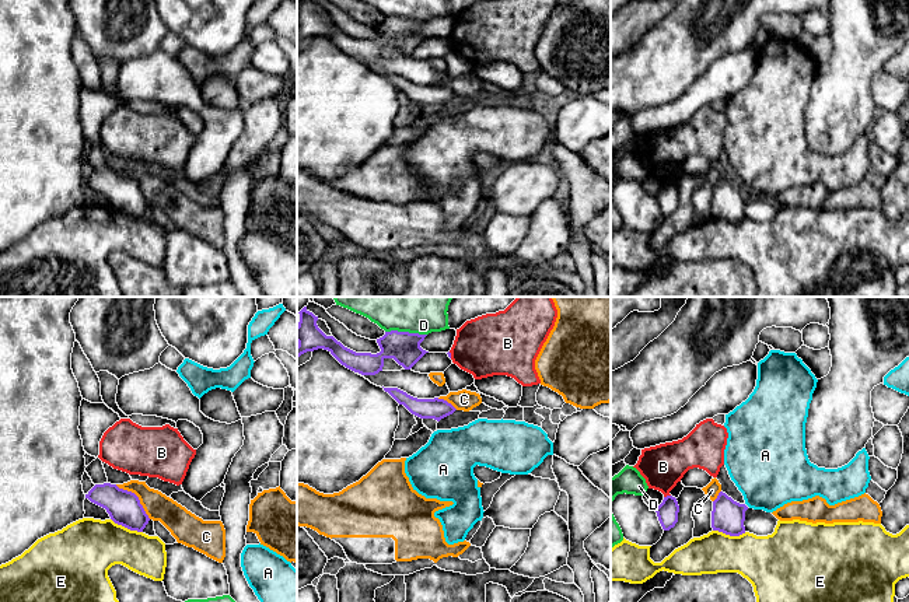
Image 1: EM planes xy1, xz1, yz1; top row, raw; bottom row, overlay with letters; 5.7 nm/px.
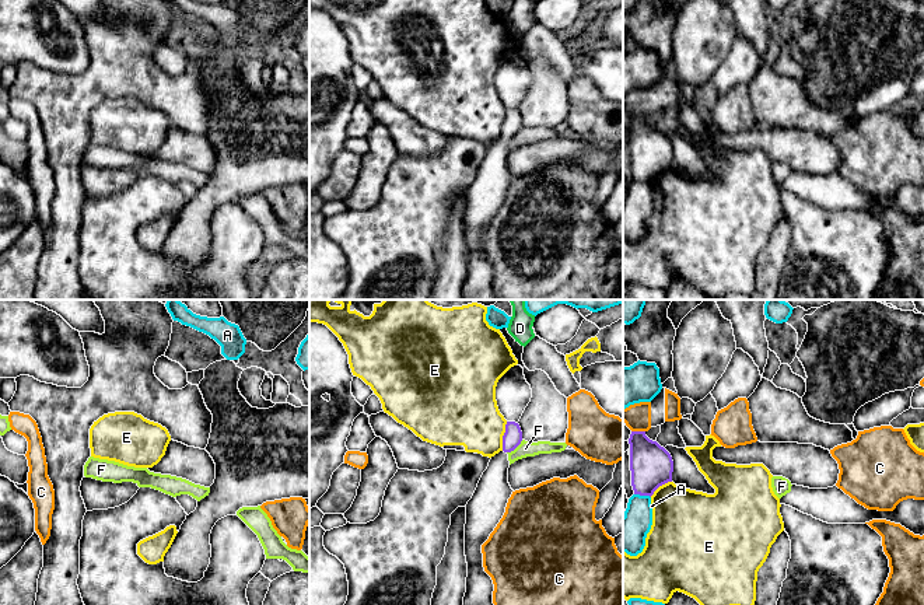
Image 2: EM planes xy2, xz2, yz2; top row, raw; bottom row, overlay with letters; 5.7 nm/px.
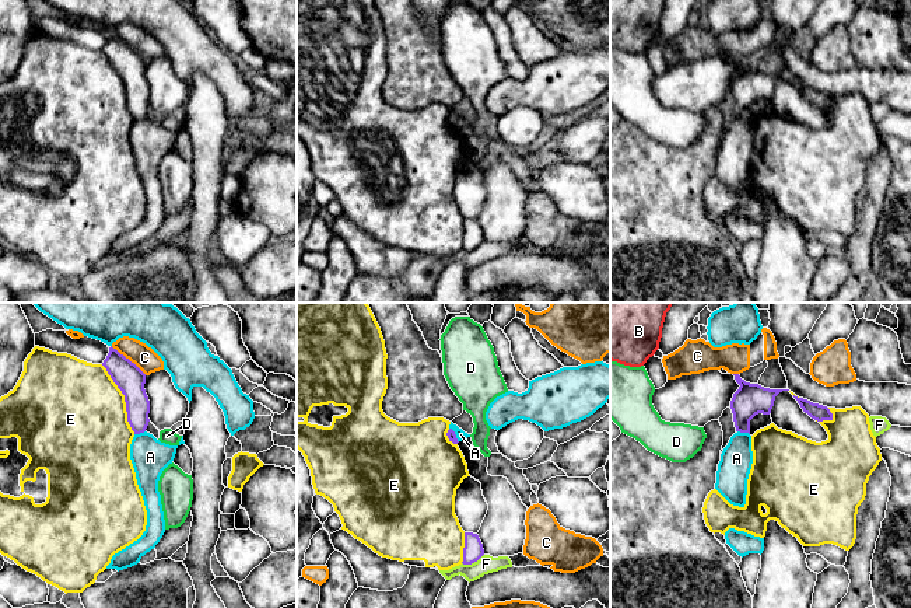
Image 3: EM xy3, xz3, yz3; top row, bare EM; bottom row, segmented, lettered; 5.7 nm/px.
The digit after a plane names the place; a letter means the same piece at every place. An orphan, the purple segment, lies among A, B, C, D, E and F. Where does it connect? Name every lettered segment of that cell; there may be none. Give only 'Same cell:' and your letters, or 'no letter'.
Same cell: no letter

